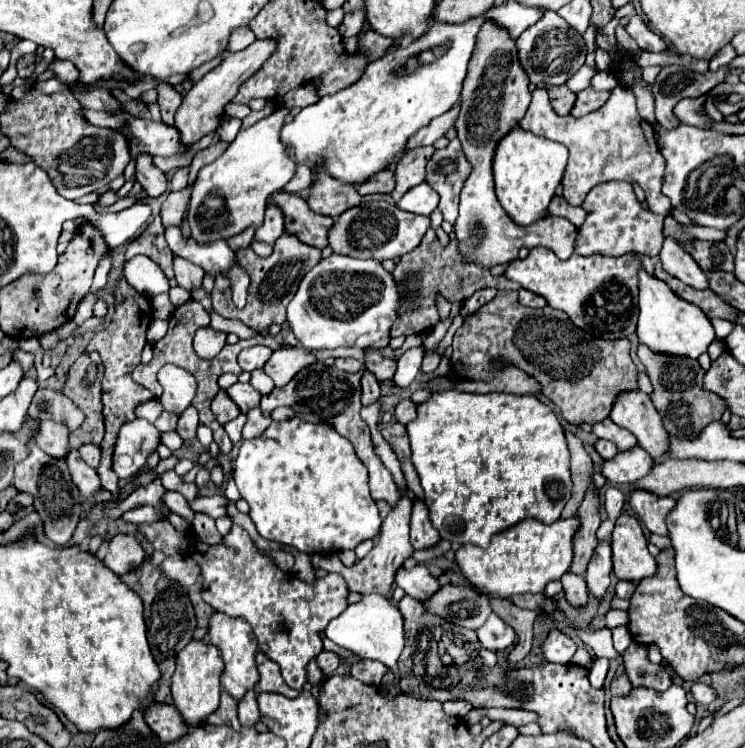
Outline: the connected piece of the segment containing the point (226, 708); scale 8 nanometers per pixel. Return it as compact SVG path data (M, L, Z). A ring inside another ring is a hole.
M221 693L221 705L215 713L211 713L207 717L207 723L211 725L229 725L233 727L235 731L241 731L241 725L239 725L239 719L237 719L237 699L229 697L229 693Z

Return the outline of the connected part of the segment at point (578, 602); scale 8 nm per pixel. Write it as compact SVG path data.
M565 573L565 577L561 577L561 583L563 583L565 599L569 601L571 607L587 607L589 591L587 591L587 585L585 585L583 577Z

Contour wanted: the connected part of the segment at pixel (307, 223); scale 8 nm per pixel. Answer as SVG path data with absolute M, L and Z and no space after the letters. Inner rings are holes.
M273 193L273 203L285 209L287 233L297 235L303 243L313 245L317 249L327 247L327 233L333 227L335 219L317 215L309 209L309 205L295 193Z

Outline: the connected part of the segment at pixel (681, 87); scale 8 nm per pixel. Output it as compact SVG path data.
M683 65L663 67L651 87L655 97L655 117L665 129L673 129L679 119L673 115L673 107L685 97L701 97L715 85L725 81L725 69L695 73Z

